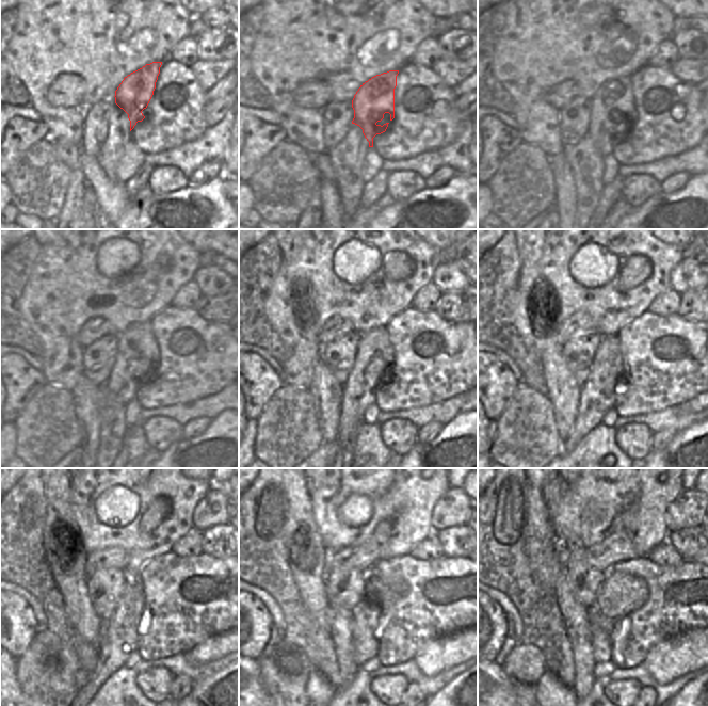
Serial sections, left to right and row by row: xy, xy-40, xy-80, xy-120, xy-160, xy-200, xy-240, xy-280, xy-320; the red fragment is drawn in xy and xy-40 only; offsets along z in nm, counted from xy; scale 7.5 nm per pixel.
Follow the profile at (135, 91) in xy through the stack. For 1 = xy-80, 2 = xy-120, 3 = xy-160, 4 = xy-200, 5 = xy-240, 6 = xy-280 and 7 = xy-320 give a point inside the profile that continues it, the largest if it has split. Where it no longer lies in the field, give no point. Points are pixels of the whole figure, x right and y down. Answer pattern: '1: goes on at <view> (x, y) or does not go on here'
1: goes on at xy-80 (612, 108)
2: goes on at xy-120 (137, 349)
3: goes on at xy-160 (374, 354)
4: goes on at xy-200 (597, 396)
5: goes on at xy-240 (121, 639)
6: goes on at xy-280 (364, 619)
7: goes on at xy-320 (600, 627)

